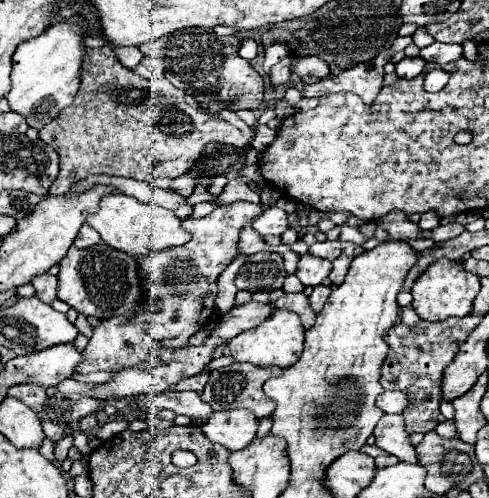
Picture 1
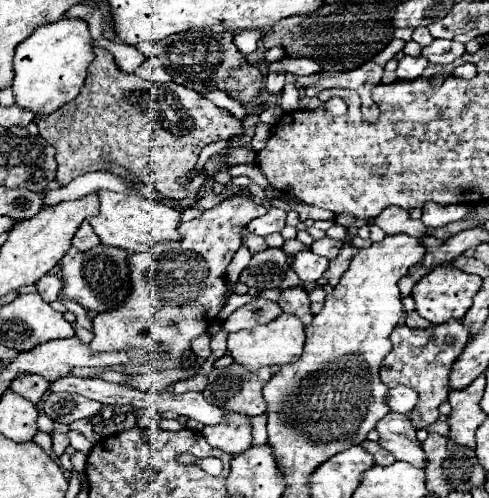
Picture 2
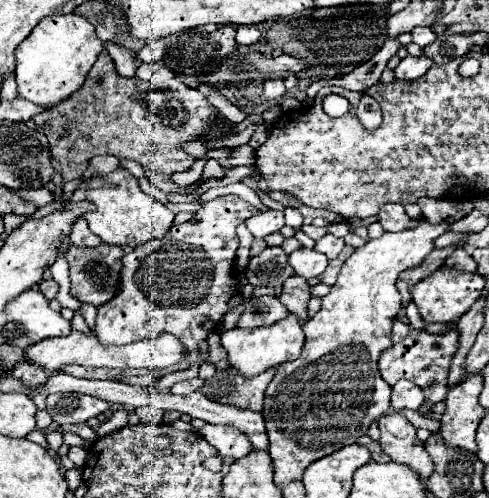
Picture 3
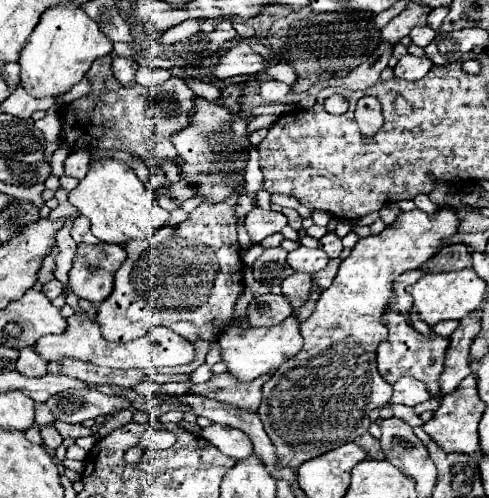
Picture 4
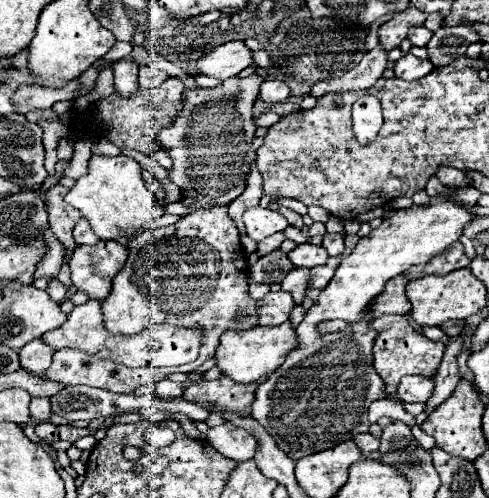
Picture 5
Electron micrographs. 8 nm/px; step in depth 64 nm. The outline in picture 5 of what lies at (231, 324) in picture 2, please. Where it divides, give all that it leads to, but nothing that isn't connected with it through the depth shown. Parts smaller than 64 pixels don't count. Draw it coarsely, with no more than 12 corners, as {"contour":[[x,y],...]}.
{"contour":[[288,292],[258,300],[258,324],[278,326],[294,308]]}

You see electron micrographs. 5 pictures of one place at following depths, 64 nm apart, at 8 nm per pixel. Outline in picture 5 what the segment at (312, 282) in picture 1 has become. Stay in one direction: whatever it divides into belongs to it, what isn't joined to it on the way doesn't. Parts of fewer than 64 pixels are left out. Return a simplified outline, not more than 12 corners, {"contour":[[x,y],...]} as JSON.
{"contour":[[298,244],[288,258],[294,266],[326,264],[324,246]]}

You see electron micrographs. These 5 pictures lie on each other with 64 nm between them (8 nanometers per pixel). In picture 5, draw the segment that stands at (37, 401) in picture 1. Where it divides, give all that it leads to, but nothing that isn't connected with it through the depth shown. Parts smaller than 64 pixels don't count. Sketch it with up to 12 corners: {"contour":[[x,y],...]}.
{"contour":[[42,338],[20,350],[20,366],[32,374],[46,372],[54,348]]}

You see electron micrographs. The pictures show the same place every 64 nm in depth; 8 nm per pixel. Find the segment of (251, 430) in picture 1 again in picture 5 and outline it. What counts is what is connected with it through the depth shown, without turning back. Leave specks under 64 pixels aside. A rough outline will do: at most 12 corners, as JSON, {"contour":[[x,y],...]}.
{"contour":[[232,424],[210,428],[204,438],[234,462],[252,460],[256,440]]}

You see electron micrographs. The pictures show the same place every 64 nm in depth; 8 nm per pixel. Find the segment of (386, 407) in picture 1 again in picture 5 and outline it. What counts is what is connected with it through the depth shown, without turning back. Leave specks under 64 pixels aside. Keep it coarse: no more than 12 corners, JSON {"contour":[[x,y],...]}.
{"contour":[[404,376],[398,400],[426,402],[434,376]]}

